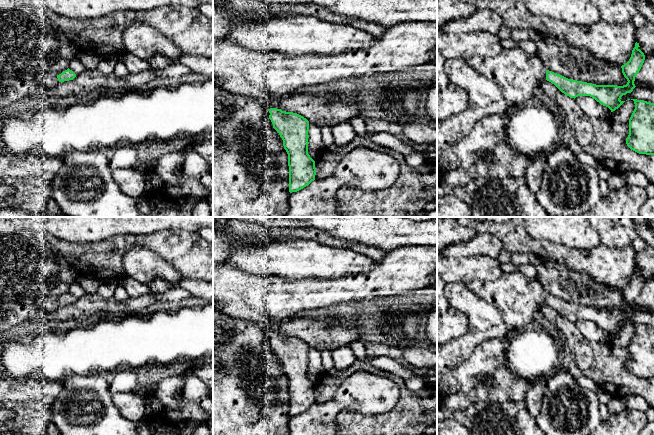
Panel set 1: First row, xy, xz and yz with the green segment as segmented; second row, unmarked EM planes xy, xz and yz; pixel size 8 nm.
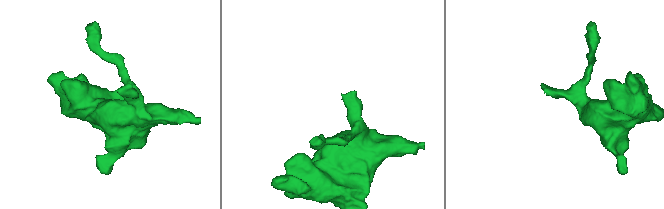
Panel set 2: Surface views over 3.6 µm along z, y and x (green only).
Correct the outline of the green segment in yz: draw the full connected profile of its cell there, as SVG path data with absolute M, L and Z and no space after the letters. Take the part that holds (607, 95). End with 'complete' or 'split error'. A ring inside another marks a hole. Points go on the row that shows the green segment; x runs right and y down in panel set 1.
M636 42L629 61L621 66L628 81L623 86L596 85L568 79L547 70L538 56L529 54L520 47L503 48L492 58L473 57L468 60L468 64L498 85L511 109L532 101L534 89L547 80L570 98L590 96L613 112L625 102L620 100L621 97L631 93L636 87L635 77L645 60L645 55L639 47Z | split error

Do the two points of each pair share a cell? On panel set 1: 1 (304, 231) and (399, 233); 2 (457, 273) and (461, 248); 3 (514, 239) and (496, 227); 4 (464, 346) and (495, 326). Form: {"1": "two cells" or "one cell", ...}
{"1": "two cells", "2": "two cells", "3": "one cell", "4": "one cell"}

